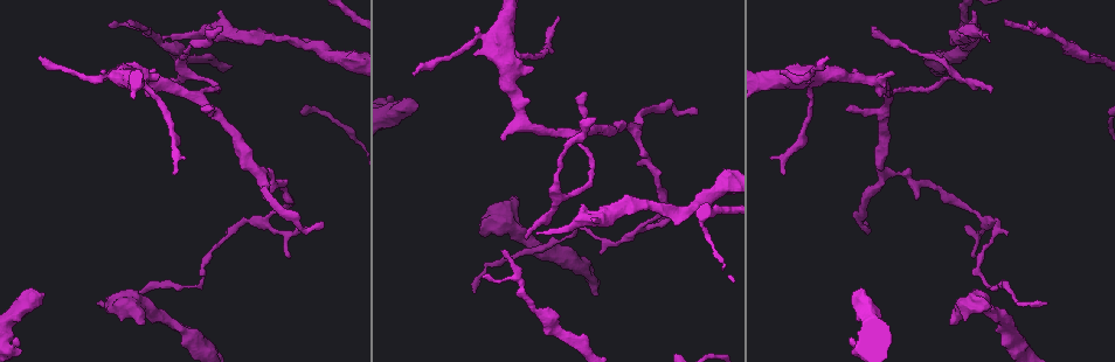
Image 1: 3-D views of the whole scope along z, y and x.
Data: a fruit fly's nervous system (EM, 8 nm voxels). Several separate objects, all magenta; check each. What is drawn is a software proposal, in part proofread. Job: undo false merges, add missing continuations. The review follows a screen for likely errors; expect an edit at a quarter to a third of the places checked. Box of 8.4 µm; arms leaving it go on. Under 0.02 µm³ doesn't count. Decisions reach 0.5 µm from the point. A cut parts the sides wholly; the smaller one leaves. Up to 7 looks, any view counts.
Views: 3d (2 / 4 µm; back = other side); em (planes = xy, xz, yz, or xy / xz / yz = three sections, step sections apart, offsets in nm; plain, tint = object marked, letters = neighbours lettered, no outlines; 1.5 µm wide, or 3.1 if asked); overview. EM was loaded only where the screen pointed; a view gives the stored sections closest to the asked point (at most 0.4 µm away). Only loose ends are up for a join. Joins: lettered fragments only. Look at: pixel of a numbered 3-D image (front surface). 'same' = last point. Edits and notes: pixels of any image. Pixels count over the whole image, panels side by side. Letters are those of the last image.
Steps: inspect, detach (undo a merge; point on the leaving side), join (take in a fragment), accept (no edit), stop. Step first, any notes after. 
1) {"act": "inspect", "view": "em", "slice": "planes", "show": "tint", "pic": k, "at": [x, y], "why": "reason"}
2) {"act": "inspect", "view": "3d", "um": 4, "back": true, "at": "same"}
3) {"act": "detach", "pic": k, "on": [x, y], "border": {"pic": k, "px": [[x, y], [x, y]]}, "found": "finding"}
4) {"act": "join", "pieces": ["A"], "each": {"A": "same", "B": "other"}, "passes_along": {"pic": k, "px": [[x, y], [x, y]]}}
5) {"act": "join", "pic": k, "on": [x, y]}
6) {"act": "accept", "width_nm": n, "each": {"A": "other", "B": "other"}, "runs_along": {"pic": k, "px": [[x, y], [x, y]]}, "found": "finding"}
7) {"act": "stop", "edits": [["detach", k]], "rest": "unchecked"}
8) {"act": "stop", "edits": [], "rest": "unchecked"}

{"act": "inspect", "view": "3d", "um": 4, "pic": 1, "at": [501, 250], "why": "thin end"}

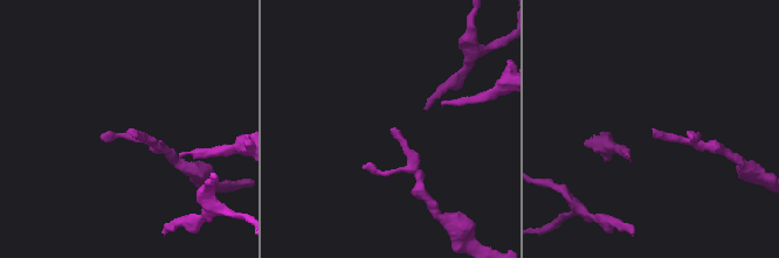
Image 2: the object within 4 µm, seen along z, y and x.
{"act": "inspect", "view": "em", "slice": "planes", "show": "plain", "pic": 2, "at": [654, 130]}

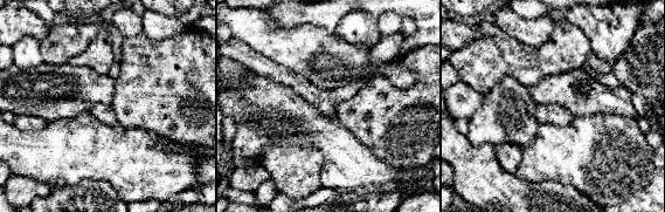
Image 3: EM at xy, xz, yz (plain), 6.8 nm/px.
{"act": "inspect", "view": "em", "slice": "planes", "show": "letters", "at": "same", "why": "see the neighbours"}

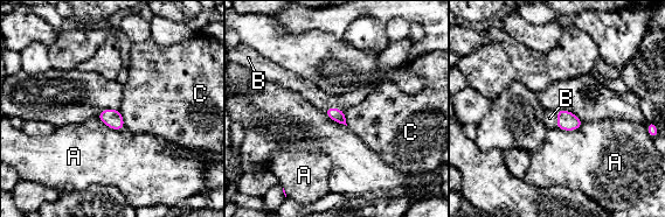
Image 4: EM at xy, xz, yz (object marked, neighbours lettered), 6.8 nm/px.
{"act": "join", "pieces": ["B"], "width_nm": 90, "each": {"A": "other", "B": "same", "C": "other"}, "passes_along": {"pic": 4, "px": [[338, 116], [334, 107], [309, 90]]}, "found": "the neuron continues"}

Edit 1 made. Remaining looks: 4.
{"act": "inspect", "view": "3d", "um": 2, "pic": 1, "at": [528, 237], "why": "free end"}

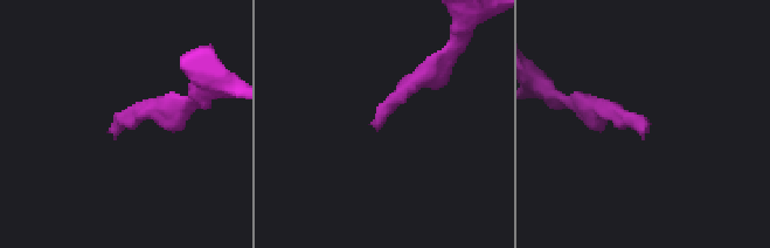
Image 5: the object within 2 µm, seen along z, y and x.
{"act": "inspect", "view": "em", "slice": "planes", "show": "letters", "pic": 5, "at": [115, 138], "why": "now the EM"}

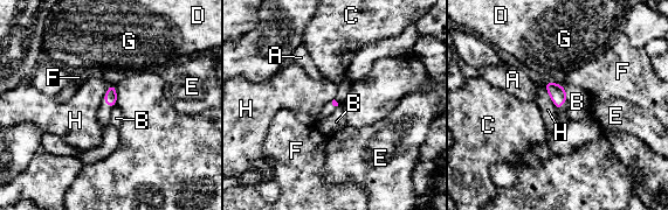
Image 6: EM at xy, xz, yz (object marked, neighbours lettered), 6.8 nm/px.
{"act": "accept", "each": {"A": "other", "B": "other", "C": "other", "D": "other", "E": "other", "F": "other", "G": "other", "H": "other"}, "border": {"pic": 6, "px": [[564, 89], [566, 102]]}, "found": "none of them fits"}

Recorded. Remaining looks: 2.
{"act": "inspect", "view": "em", "slice": "yz", "step": 4, "show": "letters", "pic": 1, "at": [112, 308], "why": "branch stops here"}

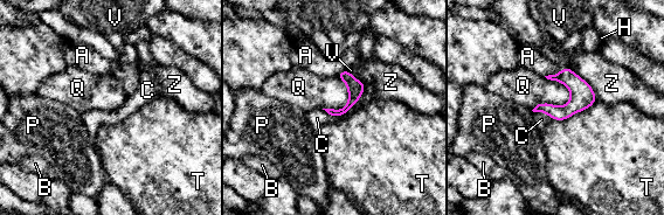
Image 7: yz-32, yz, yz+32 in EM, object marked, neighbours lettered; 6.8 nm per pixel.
{"act": "inspect", "view": "em", "slice": "planes", "show": "letters", "at": "same"}

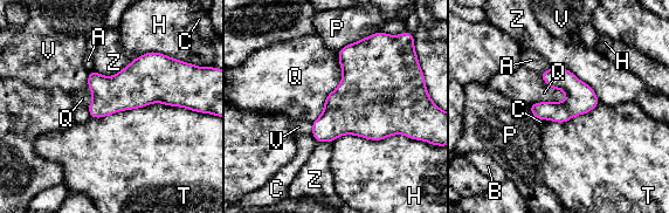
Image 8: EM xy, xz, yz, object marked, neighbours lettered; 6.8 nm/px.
{"act": "accept", "each": {"A": "other", "B": "other", "C": "other", "H": "other", "P": "other", "Q": "other", "T": "other", "V": "other", "Z": "other"}, "border": {"pic": 8, "px": [[192, 110], [150, 103], [90, 117]]}, "found": "none of them fits"}

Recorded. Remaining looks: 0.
{"act": "stop", "edits": [["join", 4]], "rest": "unchecked"}

